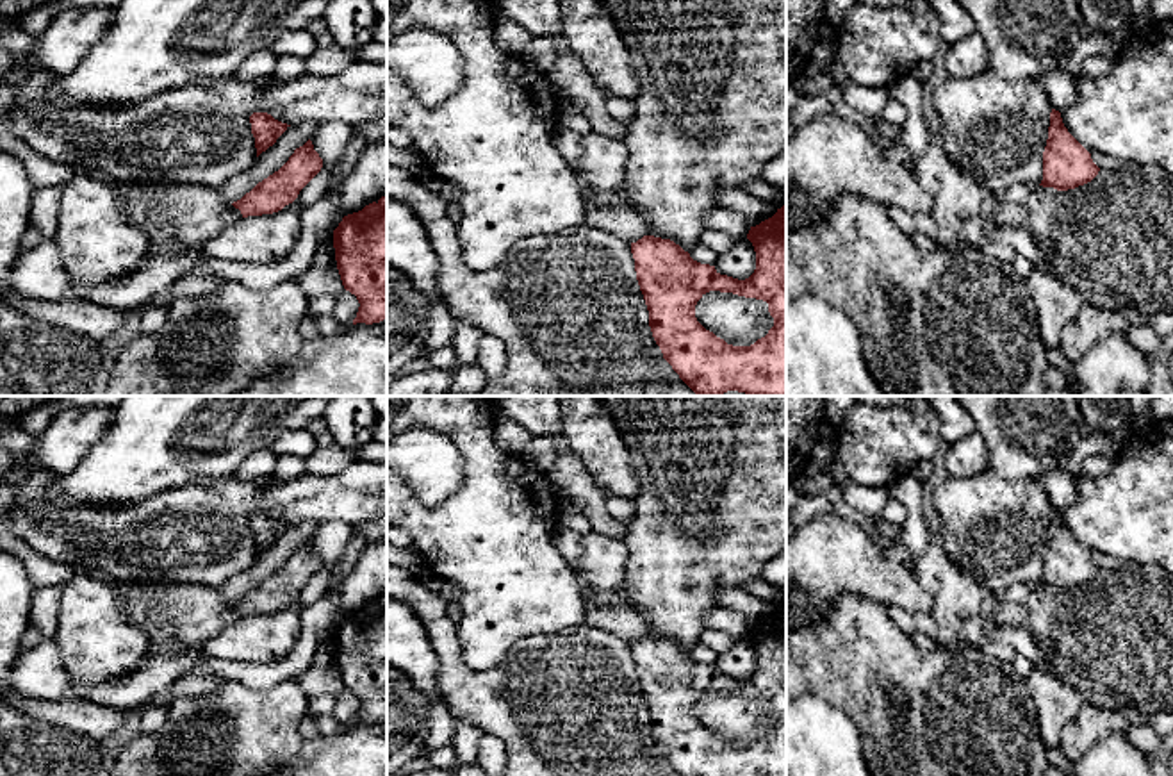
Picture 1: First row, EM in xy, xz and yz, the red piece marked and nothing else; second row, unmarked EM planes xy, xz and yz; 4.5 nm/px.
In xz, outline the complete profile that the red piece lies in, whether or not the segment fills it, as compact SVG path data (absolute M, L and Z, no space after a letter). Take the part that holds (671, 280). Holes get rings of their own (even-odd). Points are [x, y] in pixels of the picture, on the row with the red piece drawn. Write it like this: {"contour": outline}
{"contour": "M786 203L772 218L751 227L747 239L756 252L756 269L745 280L720 275L715 266L693 260L670 239L644 235L631 243L652 337L663 359L697 396L722 396L727 391L747 396L786 396ZM710 291L767 301L774 326L751 346L727 344L695 318L697 301Z"}

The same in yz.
{"contour": "M1052 109L1039 186L1068 191L1091 182L1098 171L1091 153L1064 127L1061 112Z"}

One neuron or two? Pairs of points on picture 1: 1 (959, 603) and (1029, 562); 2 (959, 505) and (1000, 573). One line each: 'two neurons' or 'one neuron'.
1: two neurons
2: one neuron

